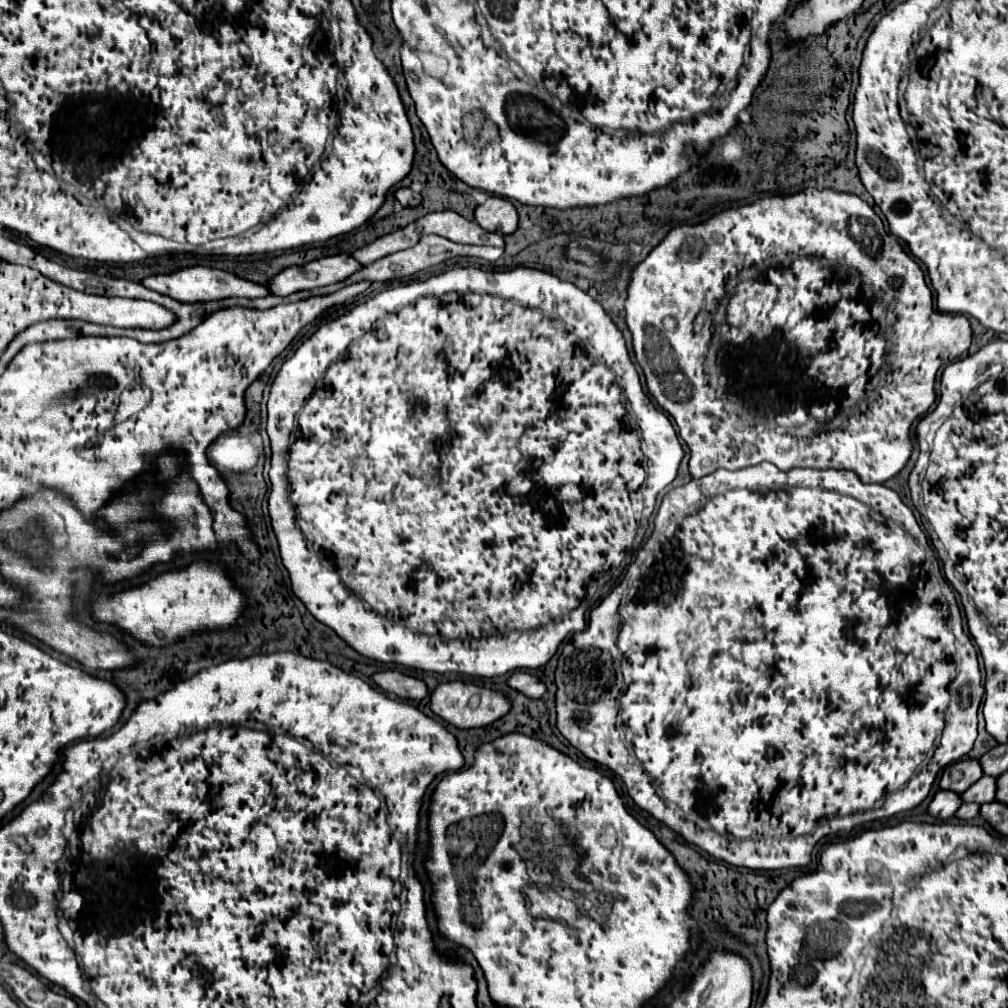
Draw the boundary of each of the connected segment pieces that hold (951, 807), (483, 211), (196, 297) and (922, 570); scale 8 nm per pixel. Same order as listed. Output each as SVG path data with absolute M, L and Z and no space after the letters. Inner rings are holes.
M939 790L929 804L929 814L937 816L941 820L951 820L961 804L963 804L961 794L953 792L953 790Z
M489 196L485 204L475 208L475 220L479 226L485 226L485 230L491 230L495 234L513 234L519 228L519 214L515 206L501 196Z
M191 266L185 270L179 270L169 276L149 276L143 280L143 286L149 290L155 290L159 294L171 296L179 302L213 302L213 300L225 300L225 298L267 298L271 296L271 290L263 284L255 284L249 280L243 280L231 272L223 272L217 268L207 268L207 266Z
M761 462L761 464L757 464L757 466L753 466L753 468L743 468L743 470L737 470L737 472L729 472L729 470L717 470L717 472L715 472L715 474L711 474L711 476L703 476L703 478L699 478L699 480L691 480L691 482L689 482L689 484L685 484L685 486L679 486L679 488L673 488L673 490L669 490L669 492L667 492L667 494L665 494L665 496L663 496L663 502L661 502L661 506L659 506L659 512L657 512L657 518L655 518L655 530L653 530L653 534L651 534L651 538L649 538L649 540L647 540L647 542L645 542L645 560L643 560L643 564L641 564L641 552L643 552L643 548L641 548L641 550L639 550L639 556L637 556L637 560L635 560L635 564L631 564L631 566L629 566L629 570L627 570L627 574L629 574L629 586L631 586L631 592L629 592L629 604L627 604L627 574L625 574L625 578L623 578L623 580L621 580L621 584L619 584L619 586L617 586L617 588L615 588L615 590L613 590L613 594L611 594L611 596L607 596L607 598L605 598L605 600L603 600L603 602L601 602L601 604L599 604L599 606L597 606L597 607L594 607L594 608L592 608L592 609L591 609L591 611L590 611L590 614L589 614L589 622L587 622L587 628L585 628L585 630L583 630L583 632L579 632L579 634L573 634L573 636L571 636L571 640L569 640L569 642L567 642L567 644L565 644L565 646L563 646L563 652L561 652L561 656L559 656L559 666L557 666L557 670L555 670L555 682L557 682L557 728L559 728L559 730L561 730L561 734L563 734L563 736L565 736L565 738L567 738L567 740L569 740L569 742L571 742L571 744L573 744L573 746L575 746L575 748L577 748L577 750L581 750L581 752L583 752L583 754L585 754L585 756L587 756L587 758L589 758L589 760L595 760L595 762L599 762L599 764L605 764L605 766L609 766L609 768L611 768L611 770L613 770L613 772L615 772L615 774L619 774L619 776L621 776L621 778L623 778L623 782L625 782L625 786L627 786L627 790L629 790L629 796L631 796L631 798L633 798L633 800L635 800L635 804L637 804L637 806L641 806L641 808L643 808L643 810L647 810L647 812L651 812L651 814L653 814L653 816L655 816L655 818L657 818L657 820L661 820L661 822L665 822L665 824L667 824L667 826L669 826L669 828L673 828L673 830L675 830L675 832L679 832L679 834L681 834L681 836L683 836L683 838L685 838L685 840L687 840L687 842L691 842L691 844L695 844L695 846L699 846L699 848L701 848L701 850L705 850L705 852L709 852L709 854L711 854L711 856L715 856L715 858L719 858L719 860L725 860L725 862L727 862L727 864L733 864L733 866L747 866L747 868L755 868L755 870L781 870L781 868L795 868L795 866L807 866L807 864L809 864L809 862L811 862L811 852L813 852L813 846L815 846L815 844L817 844L817 842L819 842L819 840L821 840L821 838L823 838L823 836L827 836L827 834L835 834L835 832L841 832L841 830L851 830L851 828L853 828L853 826L859 826L859 824L863 824L863 822L871 822L871 820L879 820L879 818L887 818L887 816L893 816L893 814L897 814L897 812L903 812L903 810L911 810L911 808L915 808L915 806L917 806L917 804L921 804L921 802L923 802L923 800L925 800L925 798L927 798L927 794L929 794L929 792L931 792L931 786L933 786L933 782L935 782L935 778L937 778L937 774L939 774L939 772L941 772L941 770L943 770L943 768L945 768L945 766L947 766L947 764L951 764L951 762L957 762L957 760L959 760L959 758L963 758L963 756L965 756L965 754L967 754L967 752L969 752L969 750L971 750L971 748L973 748L973 742L975 742L975 738L977 738L977 710L979 710L979 704L981 704L981 698L983 698L983 686L981 686L981 670L979 670L979 662L977 662L977 654L975 654L975 648L973 648L973 644L972 644L972 641L971 641L971 639L970 639L970 636L969 636L969 635L967 635L967 634L965 634L965 632L964 632L964 629L963 629L963 625L962 625L962 617L961 617L961 610L960 610L960 607L959 607L959 605L958 605L958 602L957 602L957 598L956 598L956 595L955 595L955 593L954 593L954 591L953 591L953 589L952 589L952 588L947 588L947 582L945 582L945 576L943 576L943 572L941 572L941 568L939 568L939 562L937 562L937 558L935 558L935 556L933 556L933 555L935 555L935 552L934 552L934 550L931 550L931 546L929 546L929 542L927 542L927 536L925 536L925 532L923 532L923 530L921 530L921 528L919 528L919 524L917 524L917 520L915 520L915 516L913 516L913 512L911 512L911 510L909 510L909 508L907 508L907 506L905 506L905 504L903 504L903 502L901 502L901 498L899 498L899 494L897 494L897 492L895 492L895 490L891 490L891 488L887 488L887 486L883 486L883 484L867 484L867 486L865 486L865 484L863 484L863 482L861 482L861 480L859 480L859 476L857 476L857 474L855 474L855 472L843 472L843 470L813 470L813 468L793 468L793 470L789 470L789 472L781 472L781 470L777 470L777 466L773 466L773 464L769 464L769 462ZM767 826L769 826L769 828L771 828L771 836L759 836L759 834L763 834L763 830L769 830L769 828L767 828Z

